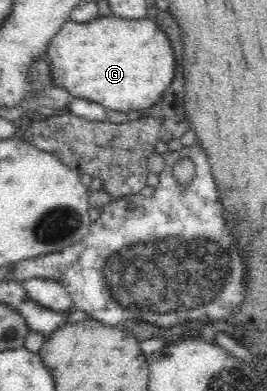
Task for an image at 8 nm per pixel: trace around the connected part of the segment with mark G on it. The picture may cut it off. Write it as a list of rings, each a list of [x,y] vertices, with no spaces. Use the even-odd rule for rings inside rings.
[[[99,16],[85,23],[68,20],[50,41],[46,61],[52,85],[65,88],[70,98],[84,98],[120,112],[152,107],[174,76],[170,41],[150,16],[140,20]]]

